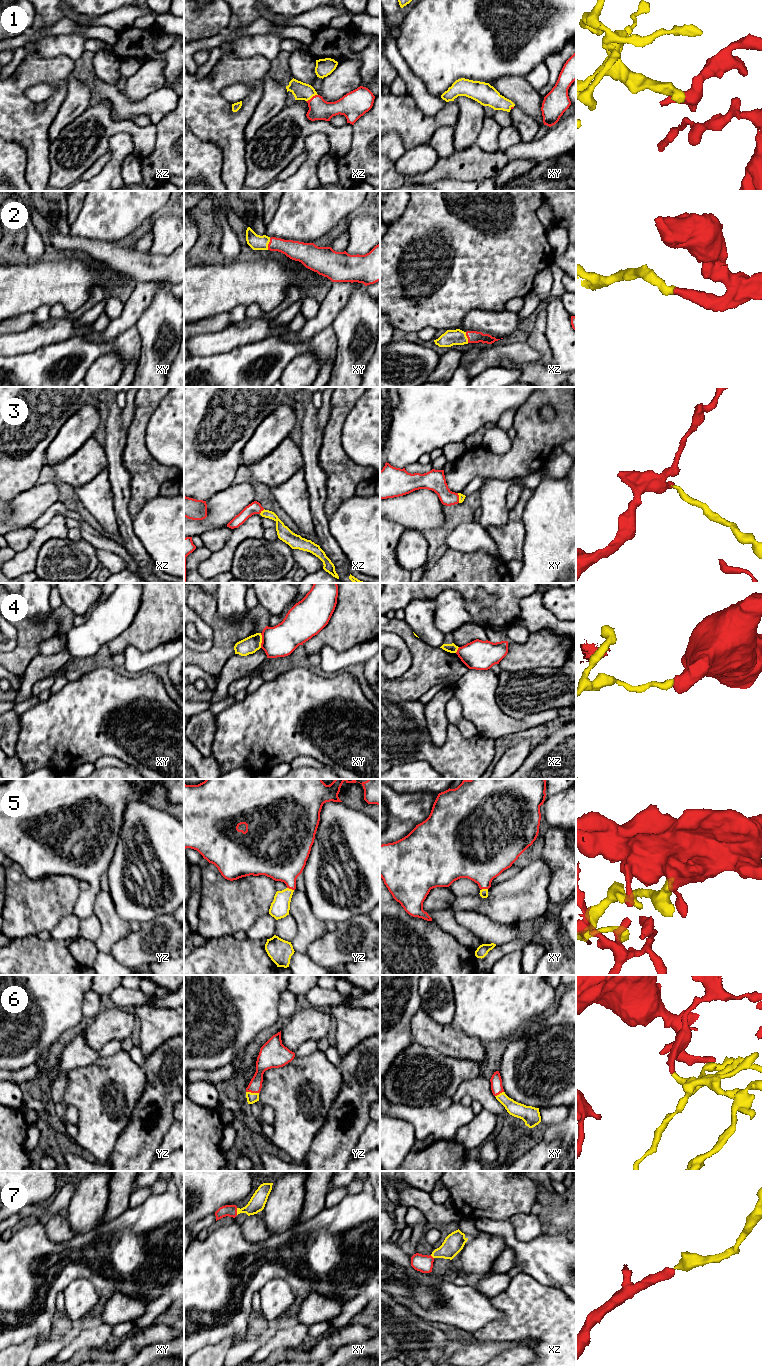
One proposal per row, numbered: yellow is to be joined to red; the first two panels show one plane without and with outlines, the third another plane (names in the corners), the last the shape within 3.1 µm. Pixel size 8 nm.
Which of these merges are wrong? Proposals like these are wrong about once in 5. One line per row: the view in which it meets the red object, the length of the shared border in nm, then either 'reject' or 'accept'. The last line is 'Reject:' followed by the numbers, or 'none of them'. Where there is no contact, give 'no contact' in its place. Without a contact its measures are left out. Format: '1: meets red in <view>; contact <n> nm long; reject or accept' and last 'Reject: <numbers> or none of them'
1: meets red in xz; contact 110 nm long; accept
2: meets red in xy; contact 100 nm long; accept
3: meets red in xz; contact 60 nm long; accept
4: meets red in xy; contact 120 nm long; reject
5: meets red in yz; contact 60 nm long; accept
6: meets red in yz; contact 110 nm long; accept
7: meets red in xy; contact 60 nm long; accept
Reject: 4

